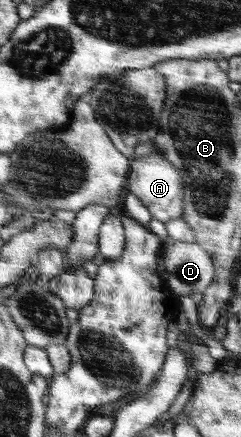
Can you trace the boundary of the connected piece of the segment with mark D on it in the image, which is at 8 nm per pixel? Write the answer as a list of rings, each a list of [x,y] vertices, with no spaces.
[[[169,240],[161,249],[160,270],[169,273],[164,282],[179,296],[202,293],[213,282],[215,269],[211,253],[199,244]]]

